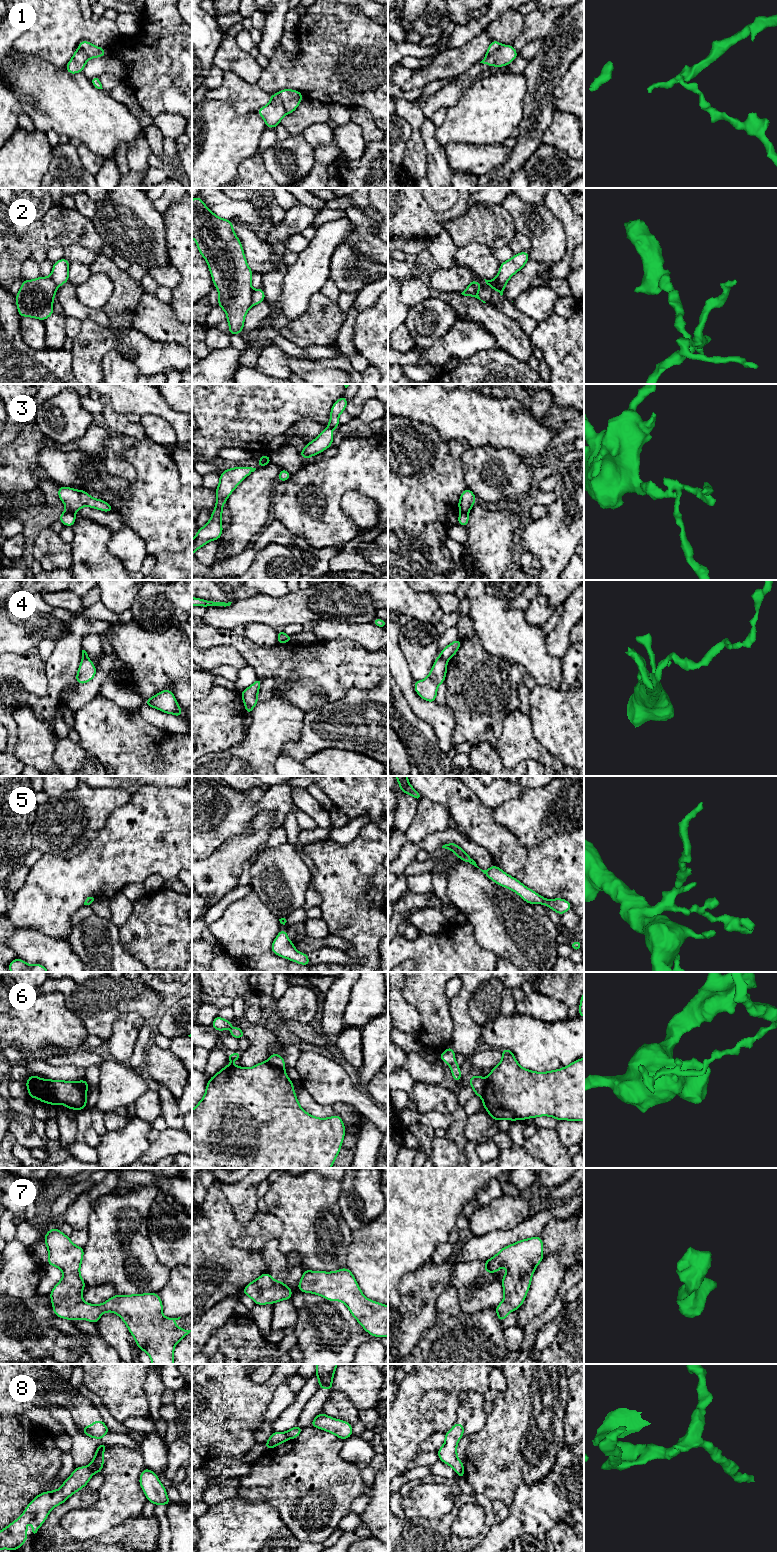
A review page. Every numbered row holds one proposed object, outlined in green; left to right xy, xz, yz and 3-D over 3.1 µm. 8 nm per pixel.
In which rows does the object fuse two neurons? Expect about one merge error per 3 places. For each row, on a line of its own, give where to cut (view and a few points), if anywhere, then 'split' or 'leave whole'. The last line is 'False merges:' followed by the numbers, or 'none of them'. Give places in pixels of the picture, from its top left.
1: xz (277, 93), (287, 113) | split
2: xz (253, 291), (250, 305) | split
3: xy (67, 508), (74, 513) | split
4: yz (439, 656), (446, 661) | split
5: no cut | leave whole
6: xz (267, 1061), (284, 1070) | split
7: no cut | leave whole
8: xy (87, 1466), (93, 1473) | split
False merges: 1, 2, 3, 4, 6, 8

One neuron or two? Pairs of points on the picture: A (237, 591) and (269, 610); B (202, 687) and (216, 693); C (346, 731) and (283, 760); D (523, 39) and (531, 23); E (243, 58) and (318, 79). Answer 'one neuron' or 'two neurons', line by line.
A: two neurons
B: two neurons
C: two neurons
D: one neuron
E: two neurons

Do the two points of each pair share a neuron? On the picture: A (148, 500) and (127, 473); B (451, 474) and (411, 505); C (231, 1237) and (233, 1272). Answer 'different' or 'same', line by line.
A: different
B: same
C: same

